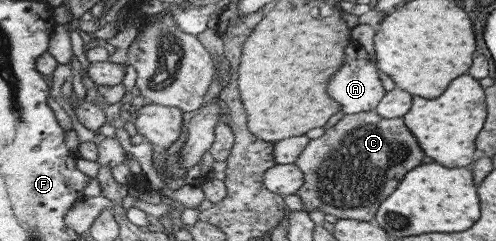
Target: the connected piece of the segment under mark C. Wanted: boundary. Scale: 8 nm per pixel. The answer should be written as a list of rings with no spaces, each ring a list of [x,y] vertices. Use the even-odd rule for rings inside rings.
[[[377,111],[344,115],[321,138],[310,140],[294,162],[303,173],[303,186],[296,192],[304,210],[321,210],[338,220],[369,222],[379,205],[403,176],[421,164],[424,154],[415,136],[407,129],[404,118],[381,118]]]

